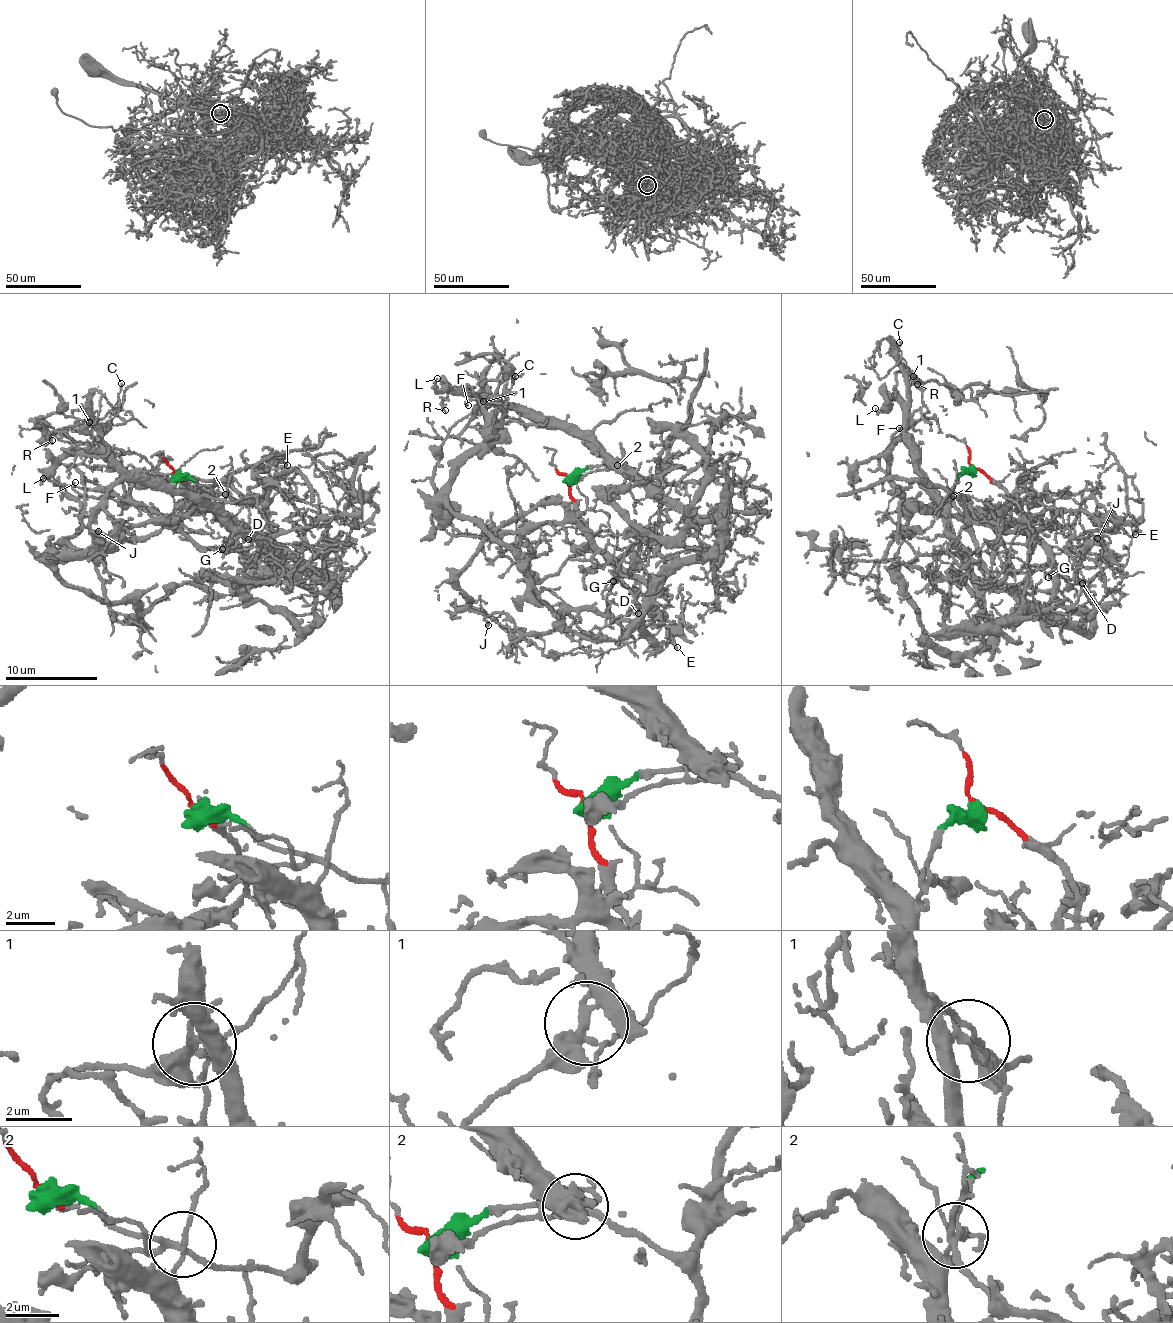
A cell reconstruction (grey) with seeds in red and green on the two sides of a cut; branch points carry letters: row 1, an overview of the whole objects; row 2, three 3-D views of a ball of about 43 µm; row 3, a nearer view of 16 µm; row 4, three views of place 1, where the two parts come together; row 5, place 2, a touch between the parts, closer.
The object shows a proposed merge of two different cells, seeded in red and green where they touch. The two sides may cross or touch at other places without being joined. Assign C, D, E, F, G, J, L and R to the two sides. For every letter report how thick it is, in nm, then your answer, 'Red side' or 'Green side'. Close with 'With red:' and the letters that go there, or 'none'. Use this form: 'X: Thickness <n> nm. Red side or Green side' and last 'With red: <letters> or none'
C: Thickness 120 nm. Red side
D: Thickness 170 nm. Red side
E: Thickness 150 nm. Green side
F: Thickness 160 nm. Red side
G: Thickness 140 nm. Red side
J: Thickness 140 nm. Red side
L: Thickness 190 nm. Red side
R: Thickness 200 nm. Red side
With red: C, D, F, G, J, L, R

